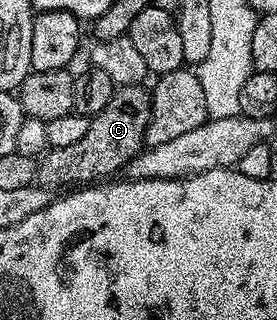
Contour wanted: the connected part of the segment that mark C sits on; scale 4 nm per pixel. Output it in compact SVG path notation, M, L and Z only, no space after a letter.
M124 84L116 87L109 106L105 106L105 110L91 117L89 131L75 145L48 148L38 157L38 183L48 190L56 190L61 184L87 186L100 178L114 177L111 175L118 168L119 171L126 169L127 162L139 155L144 147L147 118L150 115L151 94L143 84Z

